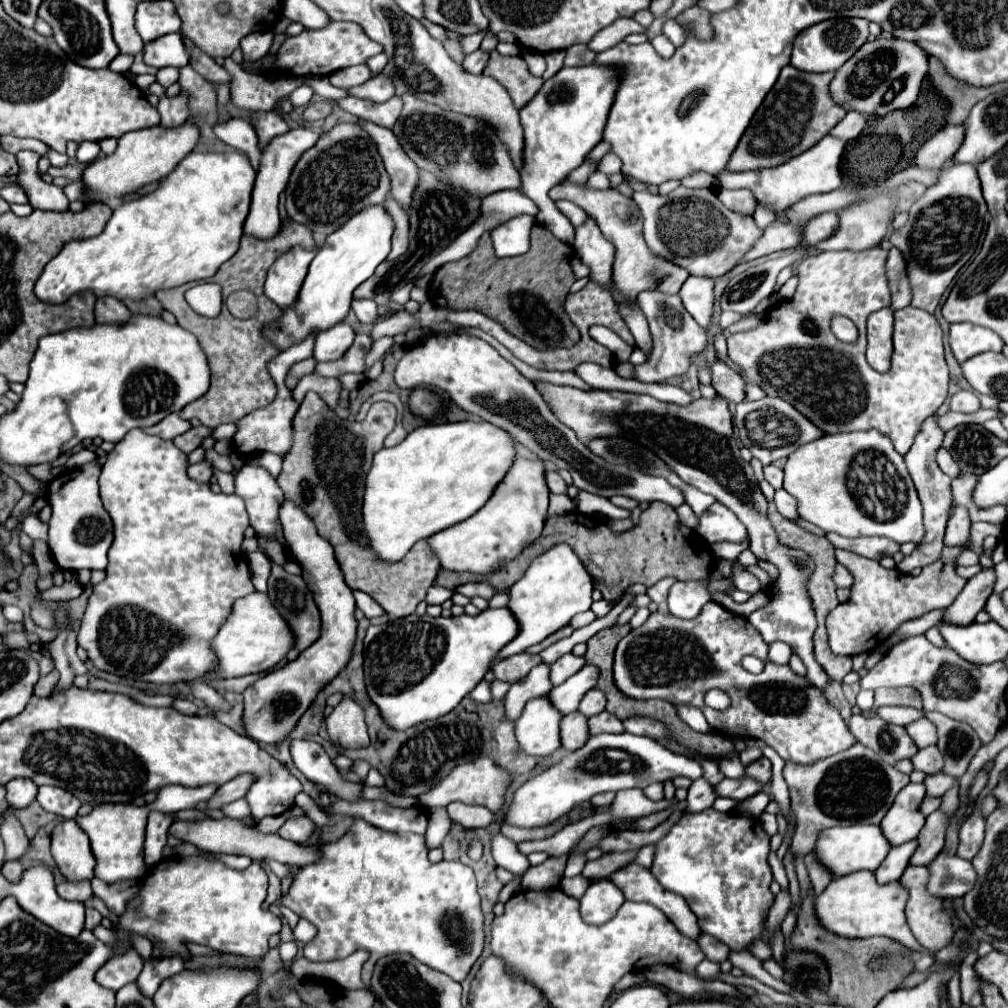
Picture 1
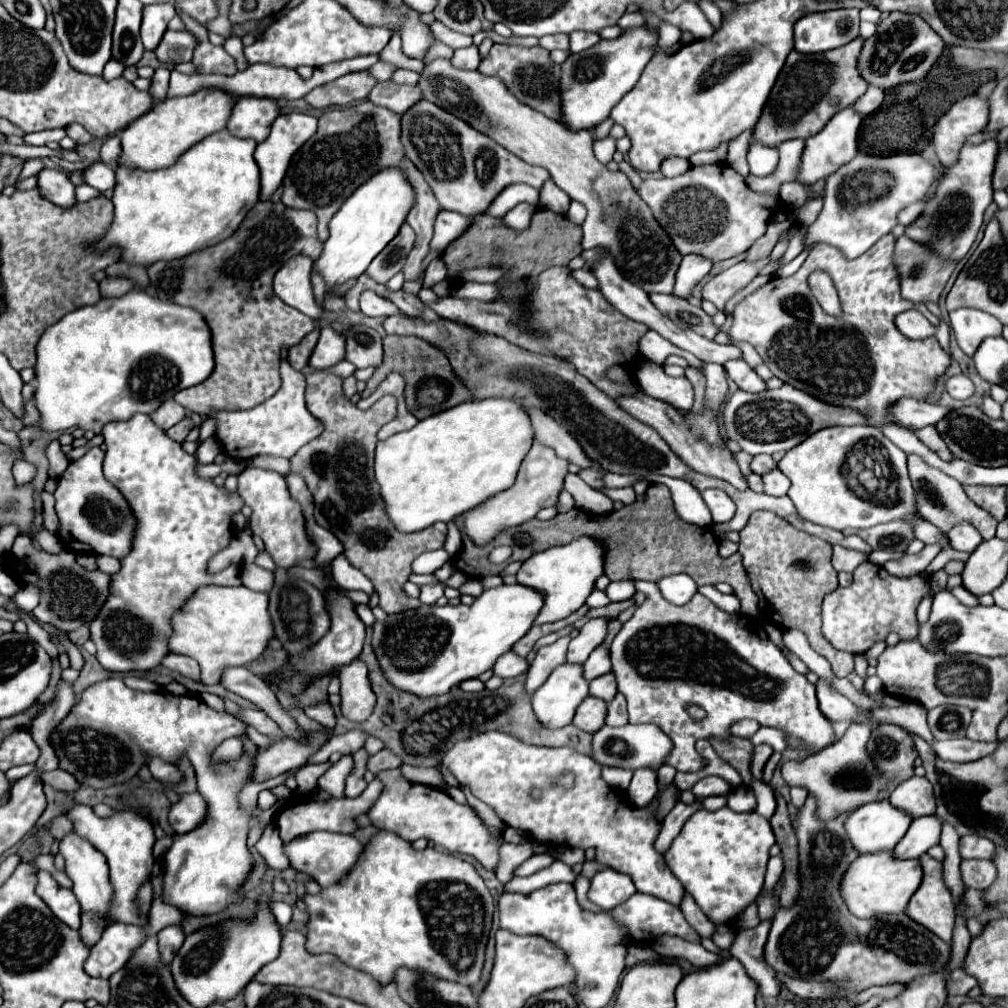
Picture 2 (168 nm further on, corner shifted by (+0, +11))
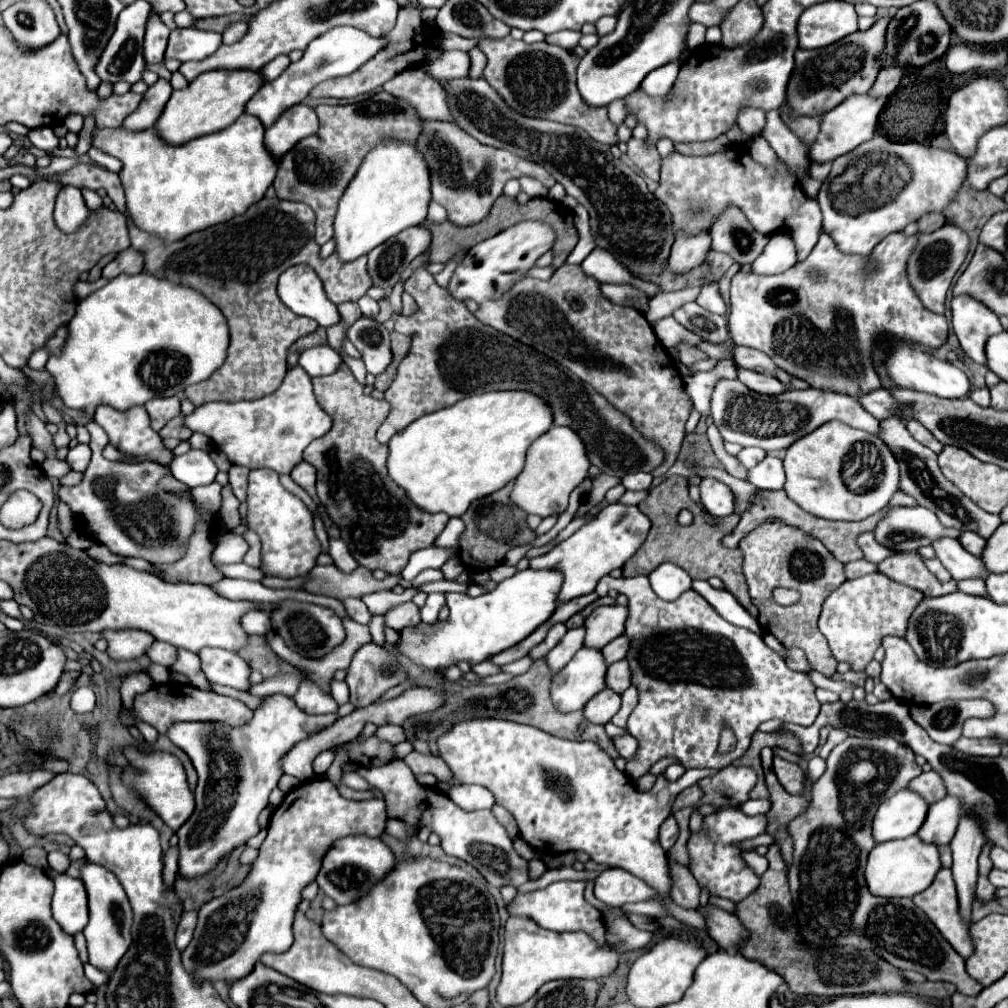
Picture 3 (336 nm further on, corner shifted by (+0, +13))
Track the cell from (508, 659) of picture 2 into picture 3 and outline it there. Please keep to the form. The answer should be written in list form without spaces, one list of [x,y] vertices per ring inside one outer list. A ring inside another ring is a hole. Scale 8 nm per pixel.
[[[491,662],[473,664],[471,670],[473,670],[477,676],[491,676],[491,674],[499,674],[499,666],[495,666],[495,664],[491,664]]]

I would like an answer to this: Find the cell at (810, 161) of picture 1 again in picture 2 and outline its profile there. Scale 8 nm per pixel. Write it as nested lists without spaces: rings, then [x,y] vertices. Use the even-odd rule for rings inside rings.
[[[845,108],[845,110],[837,112],[819,134],[807,138],[803,154],[801,154],[799,168],[797,168],[797,182],[803,184],[803,186],[815,184],[819,180],[829,178],[829,174],[833,174],[833,170],[839,170],[843,164],[851,162],[853,156],[857,154],[859,126],[861,126],[861,116],[855,110]]]

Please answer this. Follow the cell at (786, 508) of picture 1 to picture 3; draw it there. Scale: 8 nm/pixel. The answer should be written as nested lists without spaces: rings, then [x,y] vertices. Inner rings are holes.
[[[765,456],[765,460],[747,470],[747,482],[761,490],[781,490],[785,484],[783,462],[775,456]]]

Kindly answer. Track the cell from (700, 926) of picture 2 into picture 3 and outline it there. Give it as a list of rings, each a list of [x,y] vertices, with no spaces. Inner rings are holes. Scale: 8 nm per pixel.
[[[669,862],[669,876],[671,876],[671,890],[669,896],[675,904],[695,910],[699,904],[701,886],[693,878],[691,870],[679,862]]]

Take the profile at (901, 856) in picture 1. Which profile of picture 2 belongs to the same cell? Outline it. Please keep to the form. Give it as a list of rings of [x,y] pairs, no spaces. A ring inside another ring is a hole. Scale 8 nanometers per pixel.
[[[931,814],[931,816],[921,816],[915,818],[907,830],[907,834],[901,838],[901,842],[893,848],[893,856],[899,860],[907,858],[919,858],[925,854],[931,846],[939,844],[939,834],[941,834],[941,820]]]

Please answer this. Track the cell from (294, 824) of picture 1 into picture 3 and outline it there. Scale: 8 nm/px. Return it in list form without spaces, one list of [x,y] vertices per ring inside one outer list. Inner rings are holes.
[[[329,780],[301,784],[275,808],[267,838],[247,878],[199,910],[195,936],[181,954],[183,966],[201,980],[231,982],[247,976],[263,952],[289,950],[301,890],[315,880],[325,852],[349,834],[375,838],[385,830],[385,822],[387,812],[381,798],[353,802],[343,798]]]

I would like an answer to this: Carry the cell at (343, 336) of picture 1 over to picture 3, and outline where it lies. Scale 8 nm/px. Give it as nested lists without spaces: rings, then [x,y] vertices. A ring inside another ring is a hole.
[[[329,344],[309,348],[309,350],[305,350],[305,352],[299,356],[299,366],[301,366],[311,378],[333,374],[339,364],[341,364],[341,356],[339,356]]]

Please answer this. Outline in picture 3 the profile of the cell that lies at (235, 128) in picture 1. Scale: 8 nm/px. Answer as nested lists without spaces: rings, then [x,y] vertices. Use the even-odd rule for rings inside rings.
[[[337,26],[325,34],[321,34],[319,38],[315,38],[303,58],[299,62],[293,62],[277,80],[273,82],[267,82],[249,102],[247,102],[247,108],[245,112],[247,114],[253,114],[257,116],[265,128],[269,128],[279,116],[281,112],[285,112],[285,108],[291,108],[293,104],[299,104],[303,102],[309,92],[325,82],[325,80],[331,80],[331,78],[341,78],[341,76],[349,76],[351,72],[355,72],[357,68],[361,68],[365,62],[369,62],[379,50],[381,46],[385,45],[387,40],[383,38],[373,38],[369,36],[367,32],[363,30],[357,30],[353,26]]]

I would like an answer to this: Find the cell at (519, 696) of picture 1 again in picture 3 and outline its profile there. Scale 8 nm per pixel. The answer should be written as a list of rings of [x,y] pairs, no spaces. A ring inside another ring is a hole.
[[[585,626],[567,630],[567,634],[561,638],[561,642],[547,654],[549,668],[553,672],[559,672],[575,656],[575,652],[583,646],[583,638],[585,638]]]

